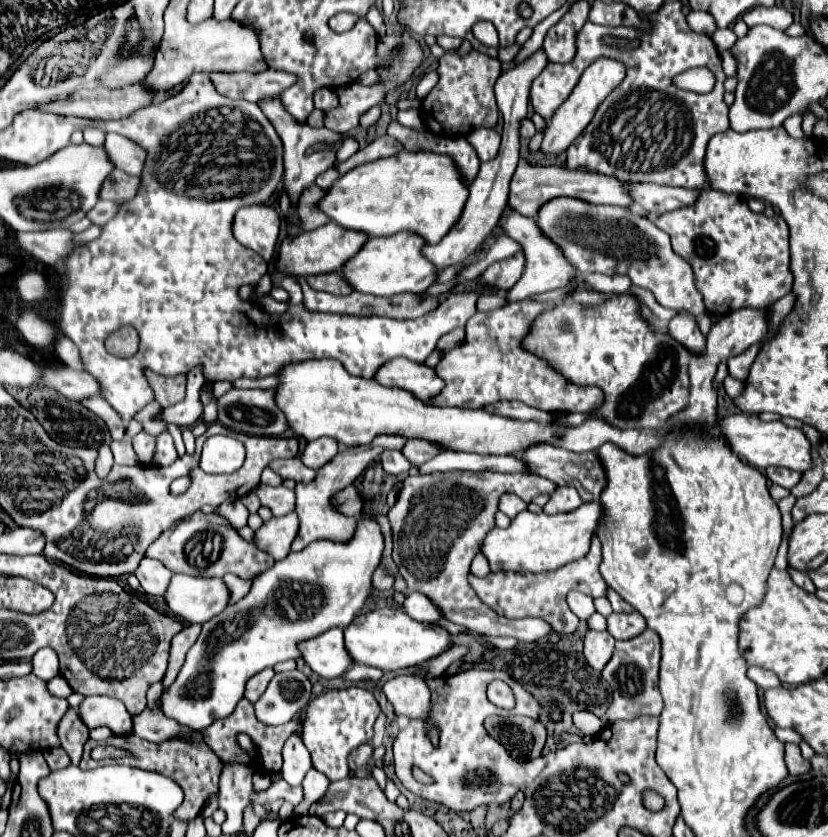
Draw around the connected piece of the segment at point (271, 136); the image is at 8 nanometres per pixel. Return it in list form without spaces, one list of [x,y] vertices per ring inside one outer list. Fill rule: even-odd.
[[[193,74],[185,88],[175,96],[139,108],[127,118],[81,120],[81,126],[95,126],[105,132],[121,134],[143,146],[147,152],[137,196],[119,208],[115,218],[101,228],[97,240],[77,248],[69,260],[65,260],[67,266],[63,270],[67,286],[63,288],[59,330],[79,348],[83,370],[99,382],[101,398],[119,412],[125,424],[155,398],[143,374],[145,368],[161,372],[163,376],[177,376],[187,374],[195,366],[203,366],[207,380],[231,382],[241,376],[271,376],[283,364],[311,358],[335,358],[349,374],[373,378],[381,364],[397,356],[423,362],[435,350],[437,340],[443,334],[463,328],[475,314],[475,292],[451,292],[435,310],[415,320],[321,314],[307,312],[303,304],[291,306],[291,310],[279,318],[271,318],[253,302],[239,300],[239,286],[257,284],[261,274],[267,272],[267,262],[257,252],[235,242],[231,220],[241,206],[263,204],[271,198],[283,176],[283,144],[257,104],[217,94],[207,74]],[[121,324],[139,328],[139,352],[131,358],[113,356],[103,346],[105,338]]]

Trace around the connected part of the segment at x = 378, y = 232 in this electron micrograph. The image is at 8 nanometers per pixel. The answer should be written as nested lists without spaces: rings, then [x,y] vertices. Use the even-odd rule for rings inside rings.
[[[405,150],[391,158],[379,158],[373,162],[367,162],[363,166],[349,170],[345,176],[339,176],[333,182],[333,186],[325,190],[325,196],[319,200],[317,208],[325,216],[329,216],[331,222],[347,230],[363,232],[367,236],[391,236],[395,232],[415,232],[427,244],[437,244],[451,230],[451,226],[459,220],[467,196],[469,196],[469,190],[465,188],[449,156],[433,154],[433,152],[407,152]]]

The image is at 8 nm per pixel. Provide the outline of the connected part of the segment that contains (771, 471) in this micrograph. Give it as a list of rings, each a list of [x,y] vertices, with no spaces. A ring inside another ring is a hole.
[[[767,468],[767,478],[773,482],[773,484],[779,484],[783,488],[793,488],[799,480],[801,480],[801,474],[799,472],[793,472],[793,470],[787,470],[787,468]]]

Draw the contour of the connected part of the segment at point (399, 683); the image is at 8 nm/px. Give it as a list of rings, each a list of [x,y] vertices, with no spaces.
[[[399,674],[383,684],[383,694],[393,704],[397,714],[407,718],[427,718],[429,712],[429,686],[421,674]]]

